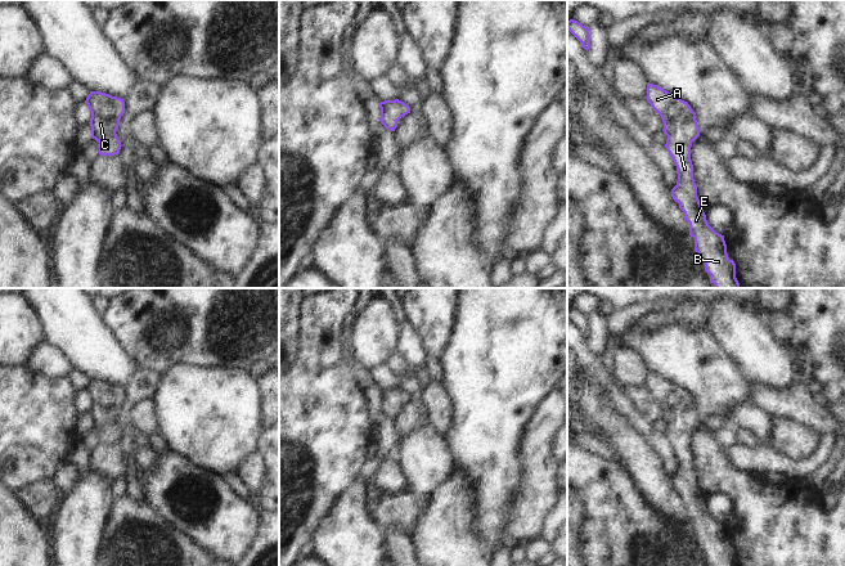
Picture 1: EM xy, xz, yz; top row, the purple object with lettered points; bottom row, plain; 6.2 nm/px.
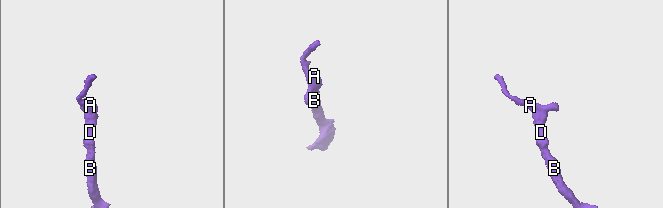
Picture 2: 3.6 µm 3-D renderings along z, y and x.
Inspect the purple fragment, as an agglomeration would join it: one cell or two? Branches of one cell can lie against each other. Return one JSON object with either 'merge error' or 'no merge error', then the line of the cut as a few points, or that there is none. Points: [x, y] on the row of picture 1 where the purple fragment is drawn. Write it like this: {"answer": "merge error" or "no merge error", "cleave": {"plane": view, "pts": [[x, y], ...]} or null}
{"answer": "no merge error", "cleave": null}

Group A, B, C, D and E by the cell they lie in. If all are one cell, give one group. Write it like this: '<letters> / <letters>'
A B C D E

